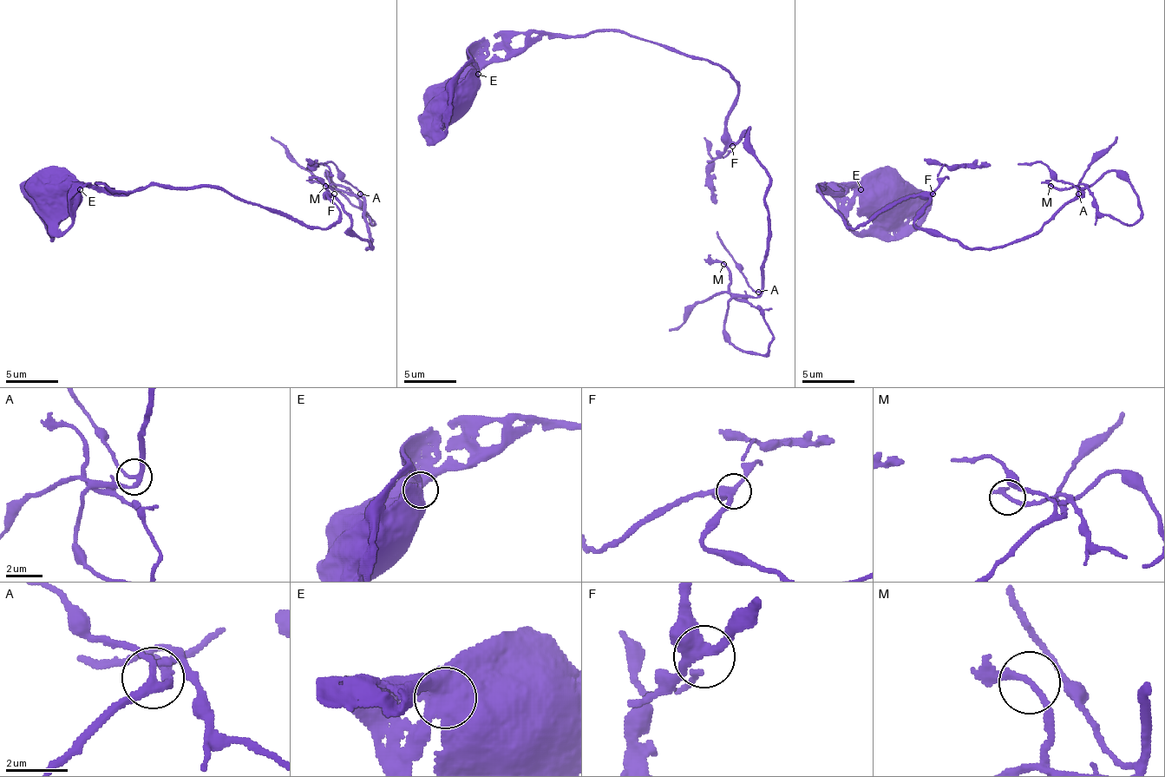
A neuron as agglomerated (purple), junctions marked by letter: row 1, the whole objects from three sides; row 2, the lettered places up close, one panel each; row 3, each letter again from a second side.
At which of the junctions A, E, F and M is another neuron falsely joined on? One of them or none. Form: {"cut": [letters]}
{"cut": []}

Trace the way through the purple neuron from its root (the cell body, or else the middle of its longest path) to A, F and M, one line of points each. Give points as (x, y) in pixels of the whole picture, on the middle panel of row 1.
A: (451, 102), (545, 36), (623, 31), (716, 62), (737, 86), (727, 135), (748, 128), (769, 177), (758, 292)
F: (451, 102), (482, 68), (545, 36), (623, 31), (711, 60), (729, 75), (737, 86), (727, 117), (732, 146)
M: (451, 102), (545, 36), (716, 62), (727, 135), (748, 128), (769, 177), (761, 292), (735, 294), (724, 263)

